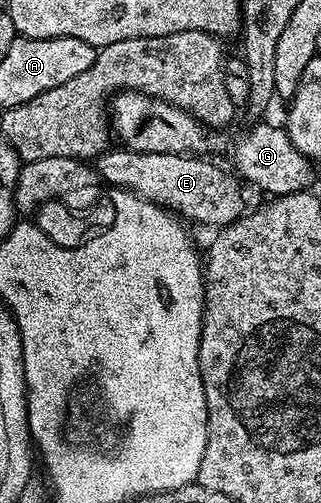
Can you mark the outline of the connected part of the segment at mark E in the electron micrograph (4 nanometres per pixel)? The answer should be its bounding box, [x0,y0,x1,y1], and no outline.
[95,146,247,230]

